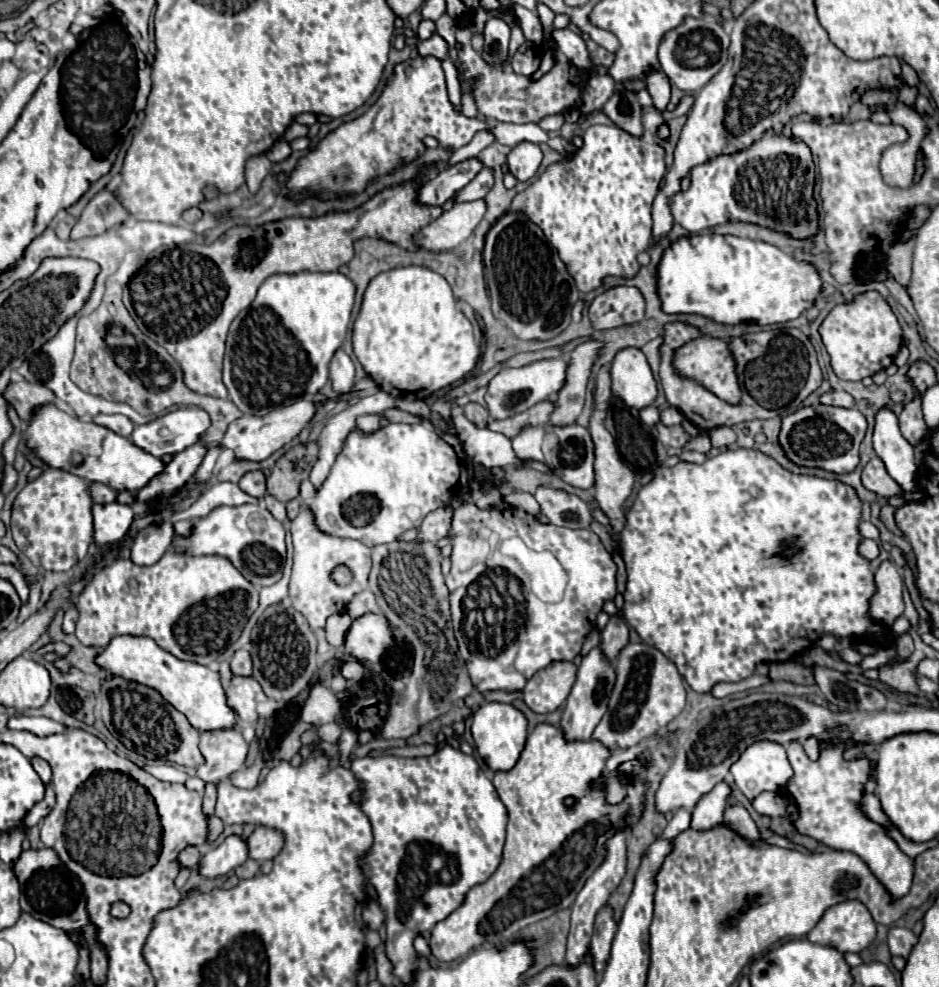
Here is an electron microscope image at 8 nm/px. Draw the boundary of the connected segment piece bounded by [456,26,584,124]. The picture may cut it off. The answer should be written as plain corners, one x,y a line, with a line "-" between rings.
466,26
456,28
456,42
462,44
458,48
458,72
466,72
466,76
478,76
478,84
474,84
474,102
478,104
478,112
486,118
494,118
500,122
514,122
514,124
526,124
526,122
540,122
546,116
564,114
570,108
580,106
582,96
582,70
576,68
570,60
564,56
558,58
558,62
552,66
550,72
546,72
542,78
532,80
528,76
514,74
512,70
496,70
488,66
482,56
472,48
472,32

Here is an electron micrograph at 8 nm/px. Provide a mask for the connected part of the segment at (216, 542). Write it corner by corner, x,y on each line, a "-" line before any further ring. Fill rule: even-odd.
244,504
244,506
220,506
206,518
194,524
190,538
174,538
176,550
188,554
218,554
228,558
246,580
254,586
272,586
282,578
282,566
286,560
286,530
284,526
266,510
264,504

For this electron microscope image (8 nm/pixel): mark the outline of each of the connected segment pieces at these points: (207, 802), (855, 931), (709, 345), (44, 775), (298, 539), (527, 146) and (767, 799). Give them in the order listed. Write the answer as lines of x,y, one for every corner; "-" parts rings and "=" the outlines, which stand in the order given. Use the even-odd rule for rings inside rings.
214,784
206,786
206,794
204,794
204,812
214,813
214,806
217,802
217,787
=
860,900
840,902
824,912
808,940
834,946
840,952
862,952
876,938
876,922
=
698,338
698,340
688,342
686,346
676,350
674,366
676,366
678,374
698,380
702,386
706,386
718,398
722,398
726,402
732,402
732,404
740,400
740,388
738,388
738,380
736,380
736,374
734,374
734,360
732,360
732,356
728,352
726,340
=
32,758
32,766
38,772
38,776
42,778
42,782
48,786
52,782
52,768
48,762
44,762
42,758
=
302,506
300,514
290,524
292,542
294,542
294,566
290,578
290,600
294,608
308,620
312,630
324,628
326,620
332,614
344,612
348,602
362,590
368,588
368,574
370,574
370,548
352,538
338,538
326,536
326,532
318,532
314,524
314,514
310,508
-
344,564
352,572
352,582
340,586
332,580
332,570
=
520,142
508,154
510,174
518,182
528,182
538,172
540,162
542,162
542,150
538,148
538,144
532,142
=
762,792
760,796
756,796
750,806
760,814
760,816
770,816
770,818
778,818
786,814
786,804
782,802
780,794
776,792

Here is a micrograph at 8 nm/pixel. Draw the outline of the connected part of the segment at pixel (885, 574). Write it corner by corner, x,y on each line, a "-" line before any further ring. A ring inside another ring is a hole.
882,562
876,572
876,588
878,592
870,600
870,614
884,626
892,626
898,616
904,614
904,600
902,600
902,576
898,574
892,562

